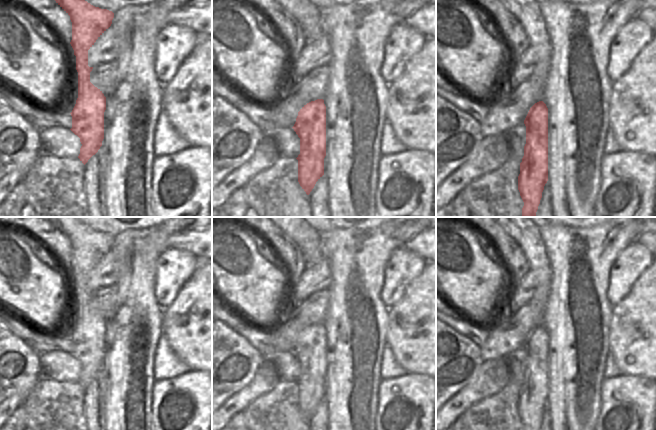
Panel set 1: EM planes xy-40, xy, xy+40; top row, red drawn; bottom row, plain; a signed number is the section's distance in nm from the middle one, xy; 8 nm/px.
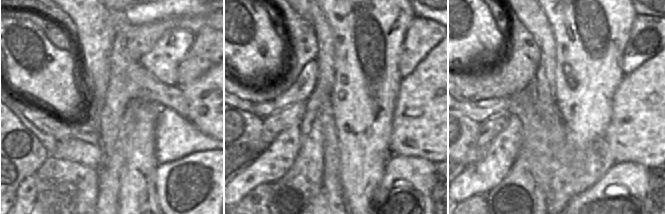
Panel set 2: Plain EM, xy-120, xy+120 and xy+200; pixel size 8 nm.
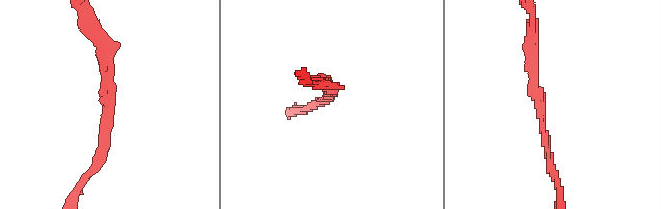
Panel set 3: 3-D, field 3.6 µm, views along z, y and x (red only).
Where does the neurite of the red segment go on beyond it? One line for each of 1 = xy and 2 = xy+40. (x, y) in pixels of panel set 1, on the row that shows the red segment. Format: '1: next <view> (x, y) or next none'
1: next none
2: next none

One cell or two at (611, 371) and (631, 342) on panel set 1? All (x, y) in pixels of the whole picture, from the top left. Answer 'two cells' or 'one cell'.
two cells

